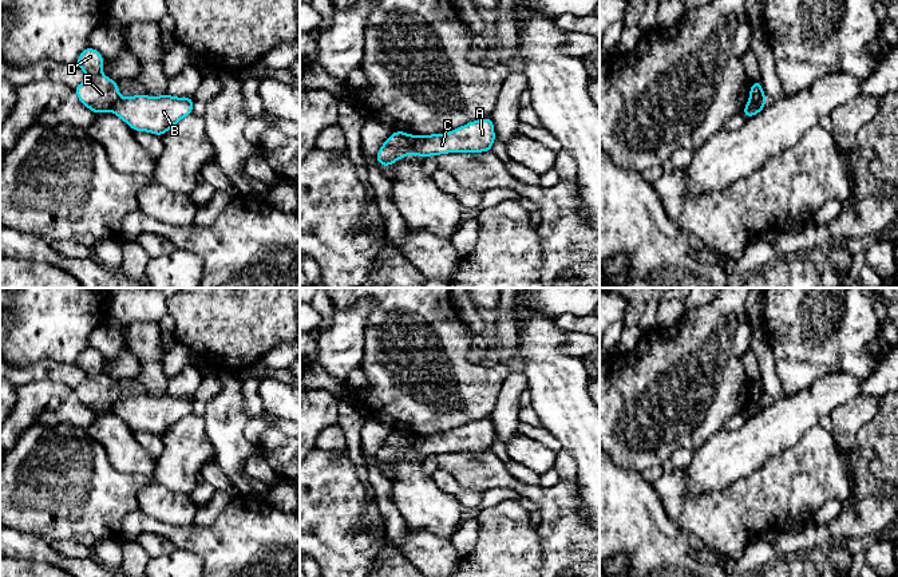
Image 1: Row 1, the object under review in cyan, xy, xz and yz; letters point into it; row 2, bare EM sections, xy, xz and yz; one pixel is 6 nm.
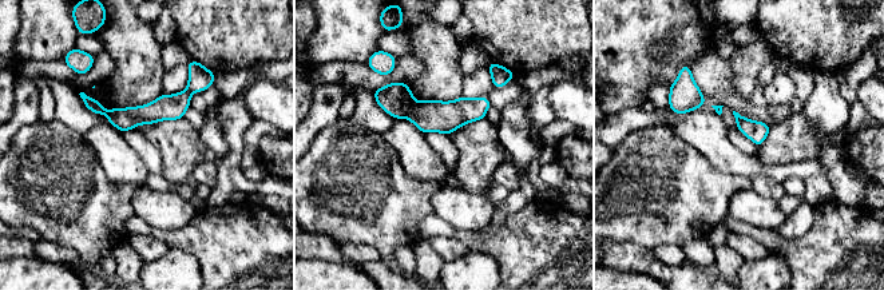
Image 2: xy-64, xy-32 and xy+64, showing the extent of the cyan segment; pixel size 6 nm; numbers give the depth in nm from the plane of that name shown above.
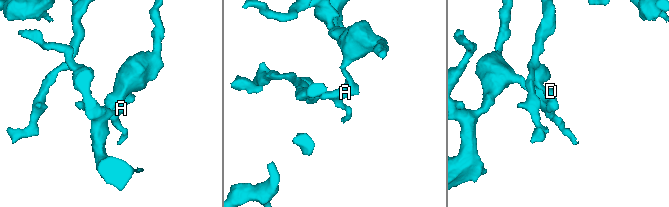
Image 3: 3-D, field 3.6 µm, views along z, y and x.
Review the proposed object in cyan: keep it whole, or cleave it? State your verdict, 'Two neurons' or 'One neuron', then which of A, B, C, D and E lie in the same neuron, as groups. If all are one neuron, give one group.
Two neurons. Groups: A B C / D E

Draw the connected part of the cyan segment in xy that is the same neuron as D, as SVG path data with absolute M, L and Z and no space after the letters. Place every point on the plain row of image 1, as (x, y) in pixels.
M88 347L79 355L76 363L87 375L86 382L74 388L79 400L96 414L112 411L120 395L118 383L103 376L104 360L100 352Z

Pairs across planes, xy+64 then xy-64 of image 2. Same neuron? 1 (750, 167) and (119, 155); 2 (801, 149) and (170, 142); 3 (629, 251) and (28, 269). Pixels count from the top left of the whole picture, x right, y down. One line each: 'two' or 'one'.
1: one
2: one
3: two

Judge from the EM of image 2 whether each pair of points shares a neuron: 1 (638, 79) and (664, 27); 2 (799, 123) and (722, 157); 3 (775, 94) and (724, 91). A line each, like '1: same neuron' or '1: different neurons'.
1: same neuron
2: different neurons
3: different neurons

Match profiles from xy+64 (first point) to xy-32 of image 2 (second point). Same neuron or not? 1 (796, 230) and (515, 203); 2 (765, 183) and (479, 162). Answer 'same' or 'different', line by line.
1: same
2: same

